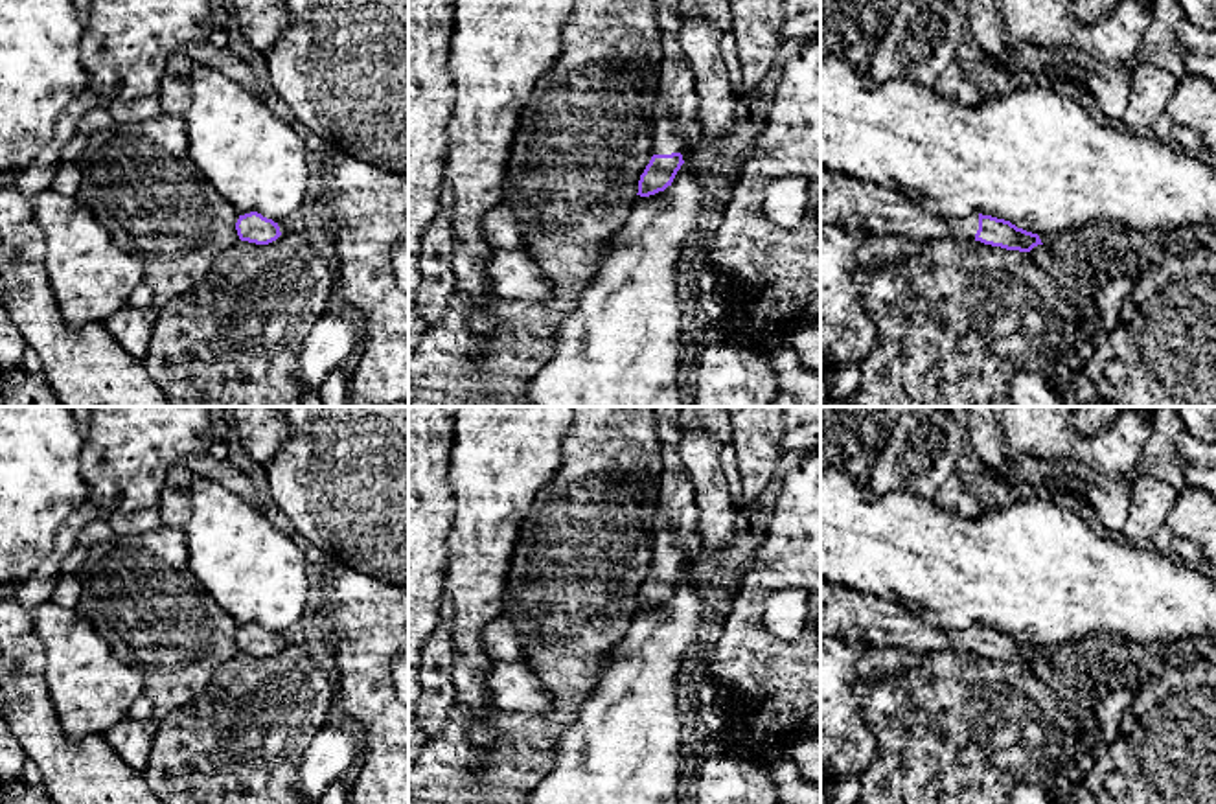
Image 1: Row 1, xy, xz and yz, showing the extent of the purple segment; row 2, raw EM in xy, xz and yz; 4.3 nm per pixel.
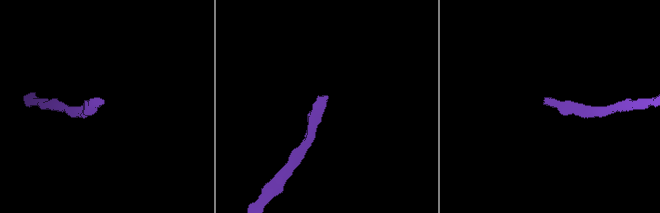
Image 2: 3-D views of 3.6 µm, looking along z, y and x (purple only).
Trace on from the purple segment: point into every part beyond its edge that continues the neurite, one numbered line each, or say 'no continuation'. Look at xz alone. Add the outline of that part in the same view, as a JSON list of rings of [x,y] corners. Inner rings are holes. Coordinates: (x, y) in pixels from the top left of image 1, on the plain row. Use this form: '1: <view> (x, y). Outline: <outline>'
1: xz (677, 541). Outline: [[[655,407],[653,431],[659,436],[657,443],[662,458],[659,493],[662,524],[657,534],[651,567],[688,565],[701,552],[701,535],[695,526],[695,493],[677,454],[683,436],[679,408]]]

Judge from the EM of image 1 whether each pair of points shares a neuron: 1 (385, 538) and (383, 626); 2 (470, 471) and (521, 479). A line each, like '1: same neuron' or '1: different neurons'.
1: different neurons
2: same neuron

